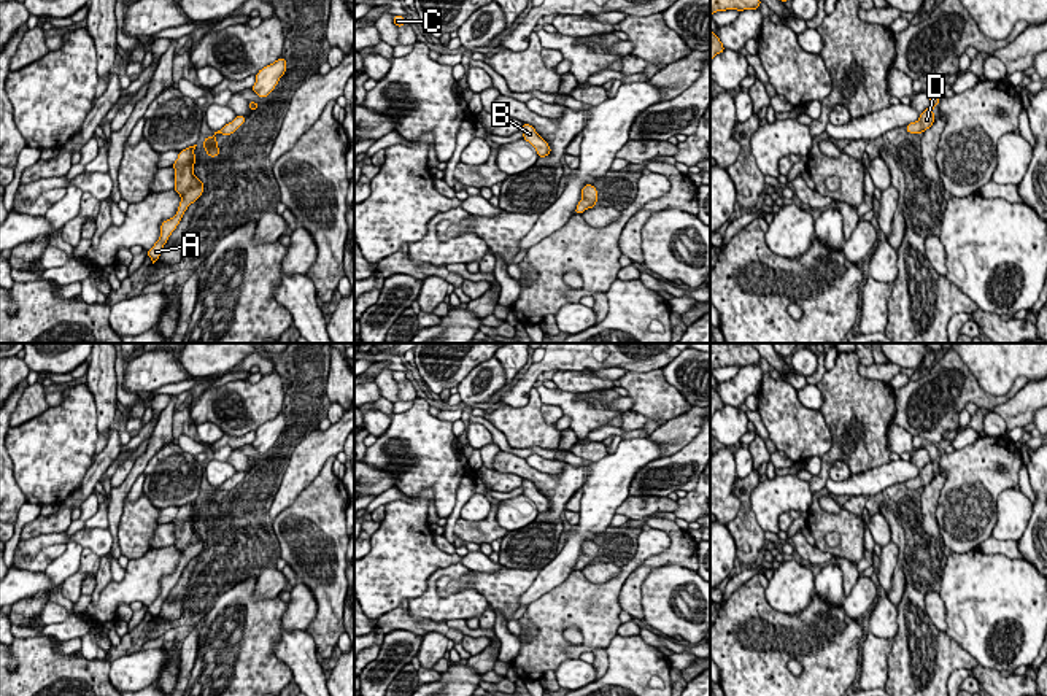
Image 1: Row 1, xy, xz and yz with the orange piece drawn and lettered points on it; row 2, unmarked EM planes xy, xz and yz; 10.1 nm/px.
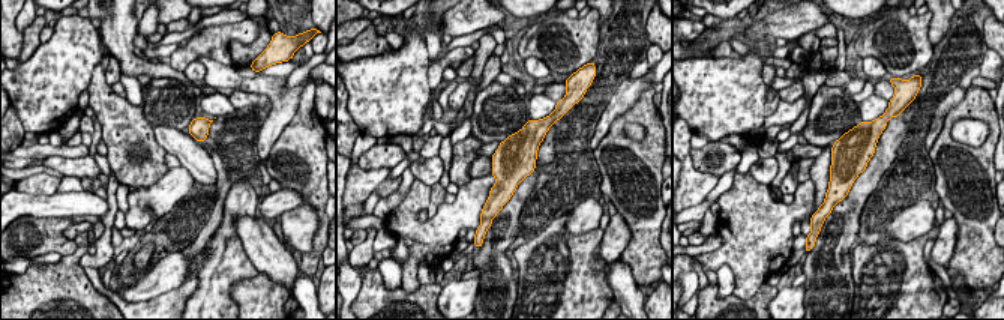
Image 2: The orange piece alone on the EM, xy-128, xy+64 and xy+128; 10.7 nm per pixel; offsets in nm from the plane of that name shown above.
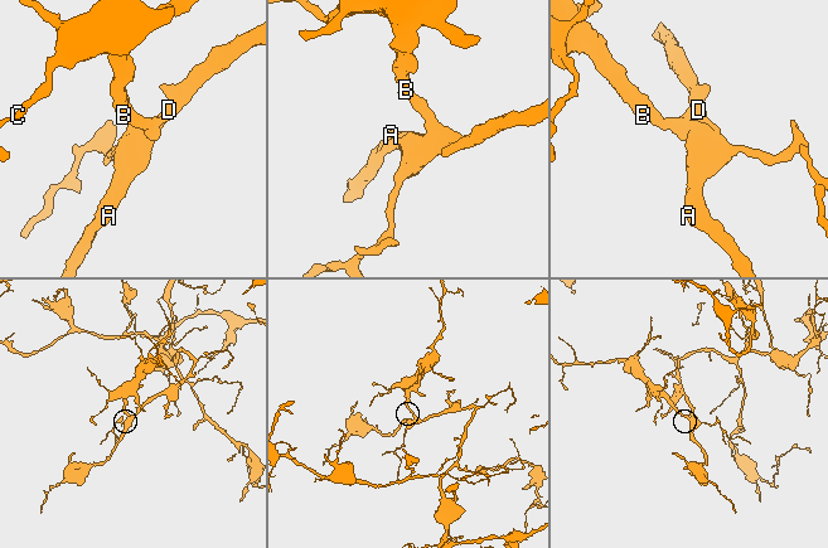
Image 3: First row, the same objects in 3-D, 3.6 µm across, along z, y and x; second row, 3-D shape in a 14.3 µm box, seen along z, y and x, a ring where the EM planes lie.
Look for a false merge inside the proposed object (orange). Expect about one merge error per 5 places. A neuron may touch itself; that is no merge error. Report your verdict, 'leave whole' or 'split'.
leave whole

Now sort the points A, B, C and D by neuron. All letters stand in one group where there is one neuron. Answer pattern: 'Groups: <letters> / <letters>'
Groups: A B C D

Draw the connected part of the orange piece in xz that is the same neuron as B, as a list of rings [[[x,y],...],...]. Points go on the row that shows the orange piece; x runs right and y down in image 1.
[[[523,122],[521,130],[524,133],[523,138],[535,148],[539,157],[545,157],[551,153],[548,143],[535,132],[535,129],[531,124]]]

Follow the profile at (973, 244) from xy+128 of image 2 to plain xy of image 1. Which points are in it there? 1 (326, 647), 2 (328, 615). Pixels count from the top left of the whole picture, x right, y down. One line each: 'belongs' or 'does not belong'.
1: belongs
2: belongs

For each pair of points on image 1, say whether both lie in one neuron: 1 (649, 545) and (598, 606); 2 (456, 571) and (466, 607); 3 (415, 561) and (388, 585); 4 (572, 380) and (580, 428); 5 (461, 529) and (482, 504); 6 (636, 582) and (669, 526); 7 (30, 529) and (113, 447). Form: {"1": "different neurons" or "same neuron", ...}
{"1": "same neuron", "2": "same neuron", "3": "same neuron", "4": "different neurons", "5": "different neurons", "6": "same neuron", "7": "same neuron"}

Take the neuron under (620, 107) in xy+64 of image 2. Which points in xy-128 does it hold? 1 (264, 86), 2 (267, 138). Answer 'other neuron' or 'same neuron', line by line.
1: same neuron
2: same neuron

